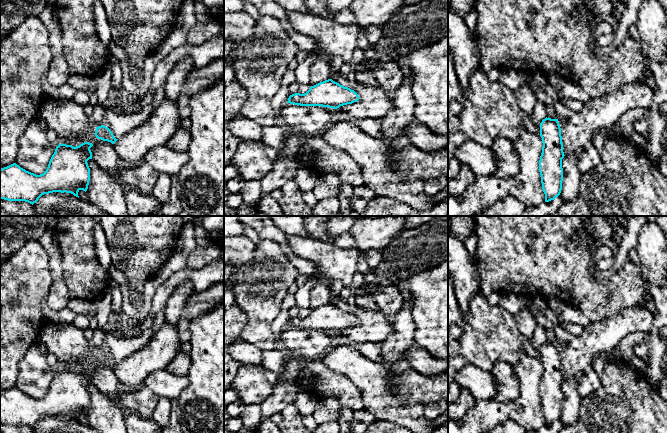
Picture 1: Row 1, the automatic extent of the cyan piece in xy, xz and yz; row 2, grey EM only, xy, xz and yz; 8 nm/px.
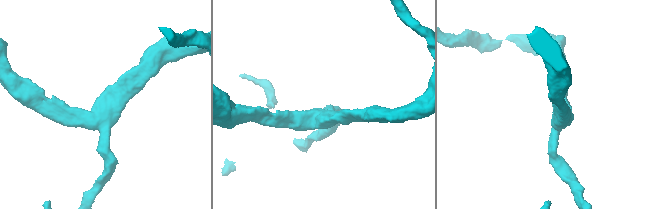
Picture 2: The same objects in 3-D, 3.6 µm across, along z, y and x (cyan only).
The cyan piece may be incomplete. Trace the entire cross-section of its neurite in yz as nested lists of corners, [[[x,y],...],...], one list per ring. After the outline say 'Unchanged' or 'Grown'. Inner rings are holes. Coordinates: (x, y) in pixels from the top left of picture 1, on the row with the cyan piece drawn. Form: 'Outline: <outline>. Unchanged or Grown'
Outline: [[[545,118],[540,123],[542,153],[539,160],[542,189],[545,202],[558,197],[562,190],[564,158],[561,128],[558,119]]]. Unchanged

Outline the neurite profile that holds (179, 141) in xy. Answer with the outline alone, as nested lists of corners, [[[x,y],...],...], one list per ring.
[[[179,126],[173,135],[167,140],[165,146],[178,152],[187,152],[191,141],[189,130]]]

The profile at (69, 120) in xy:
[[[44,99],[38,117],[58,134],[60,144],[76,147],[84,142],[92,143],[92,159],[110,177],[117,180],[120,158],[111,142],[95,136],[96,127],[81,104],[75,101],[58,104],[55,99]]]

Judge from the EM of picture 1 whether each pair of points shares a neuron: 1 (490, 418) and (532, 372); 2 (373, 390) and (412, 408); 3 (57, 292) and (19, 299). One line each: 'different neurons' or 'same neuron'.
1: same neuron
2: same neuron
3: different neurons

